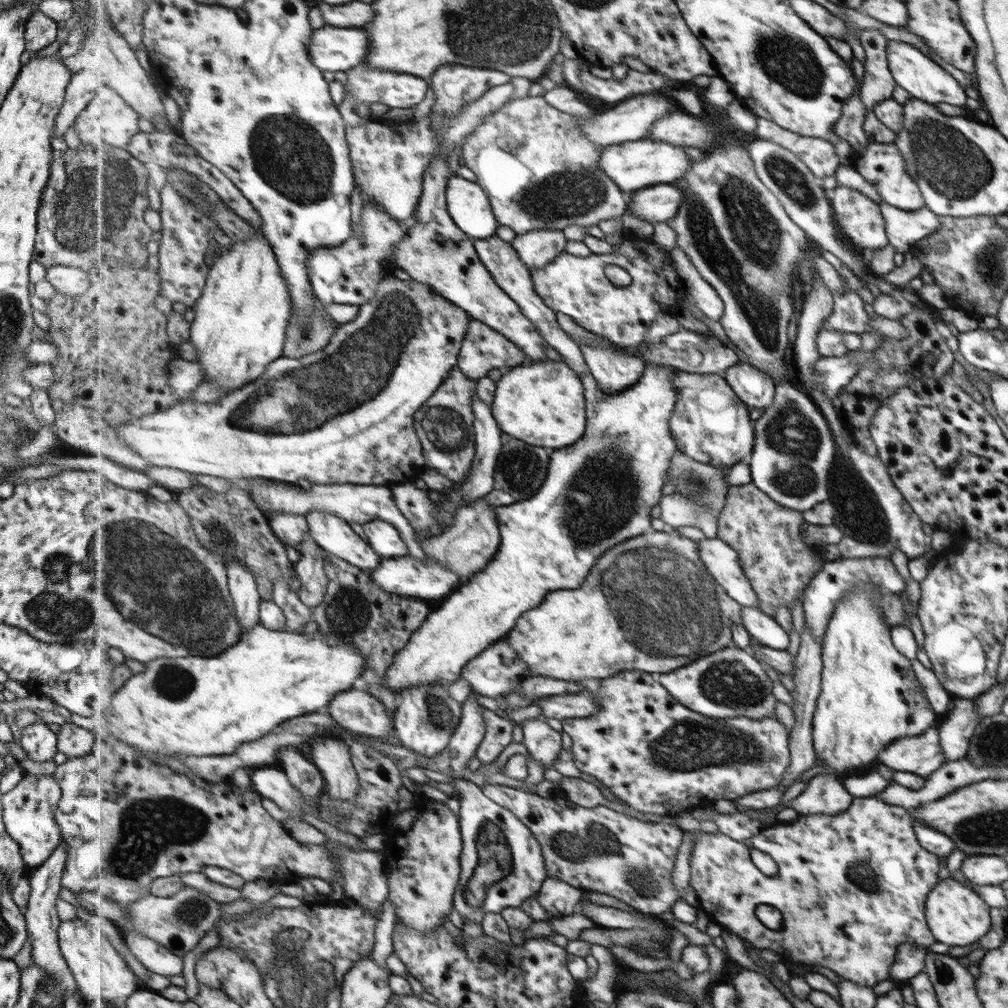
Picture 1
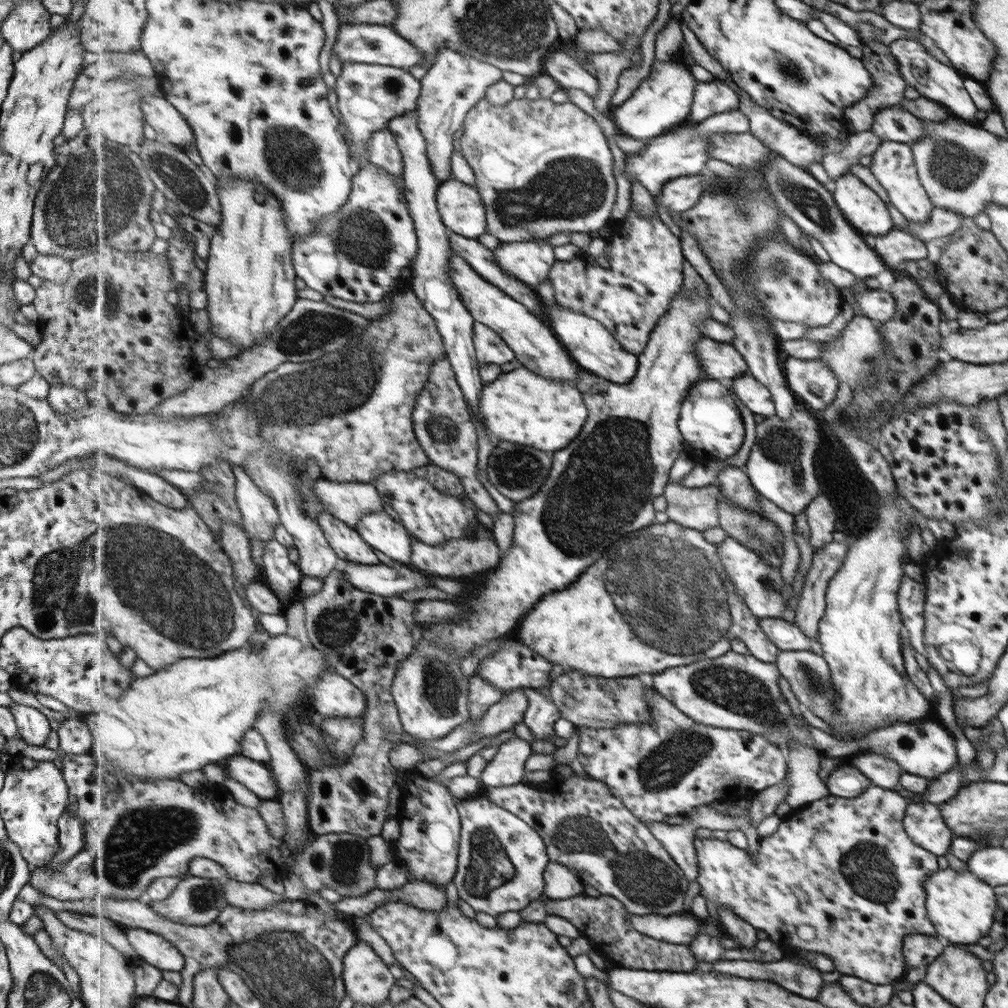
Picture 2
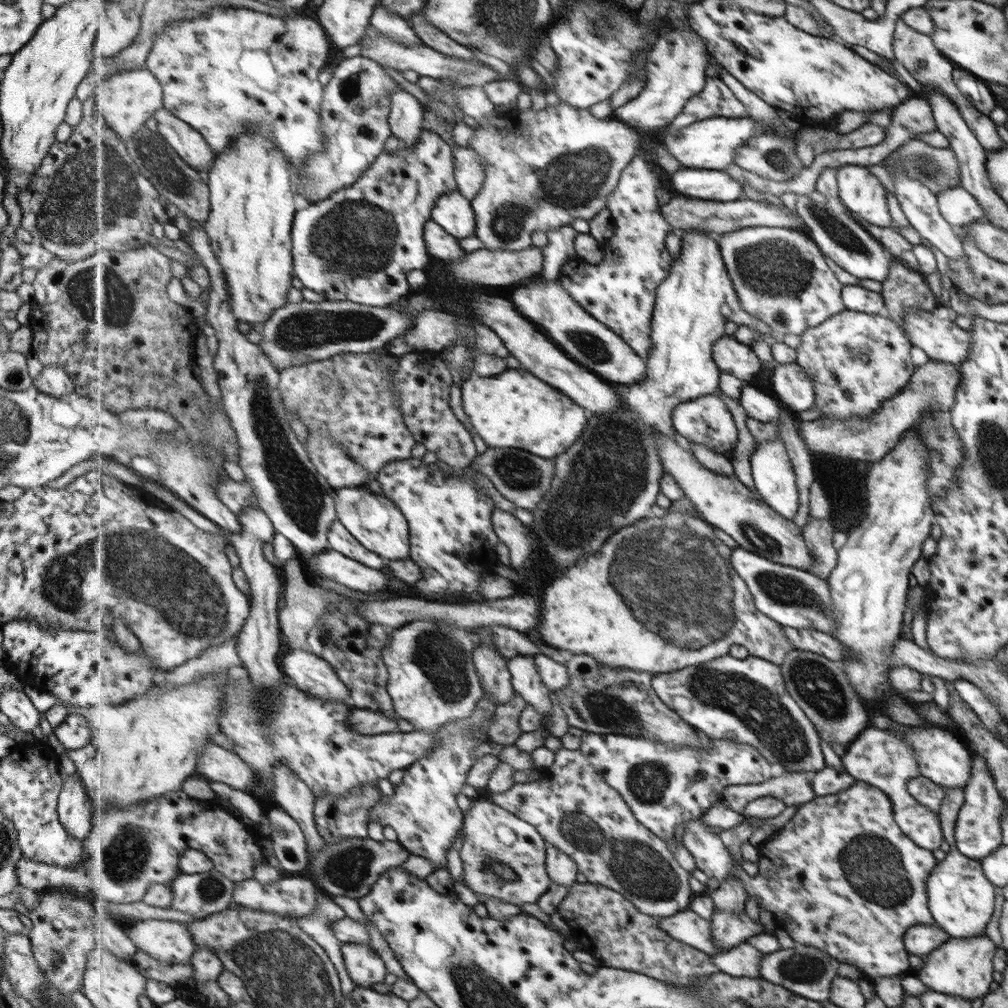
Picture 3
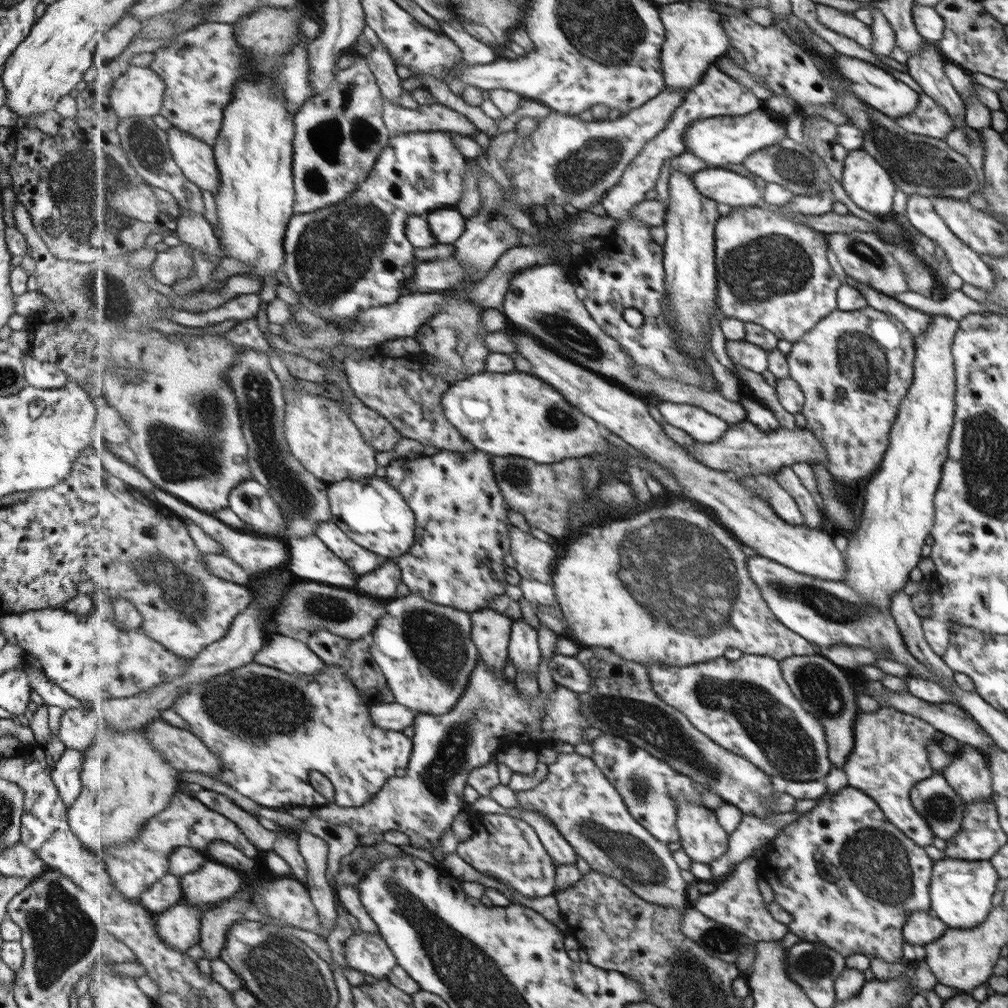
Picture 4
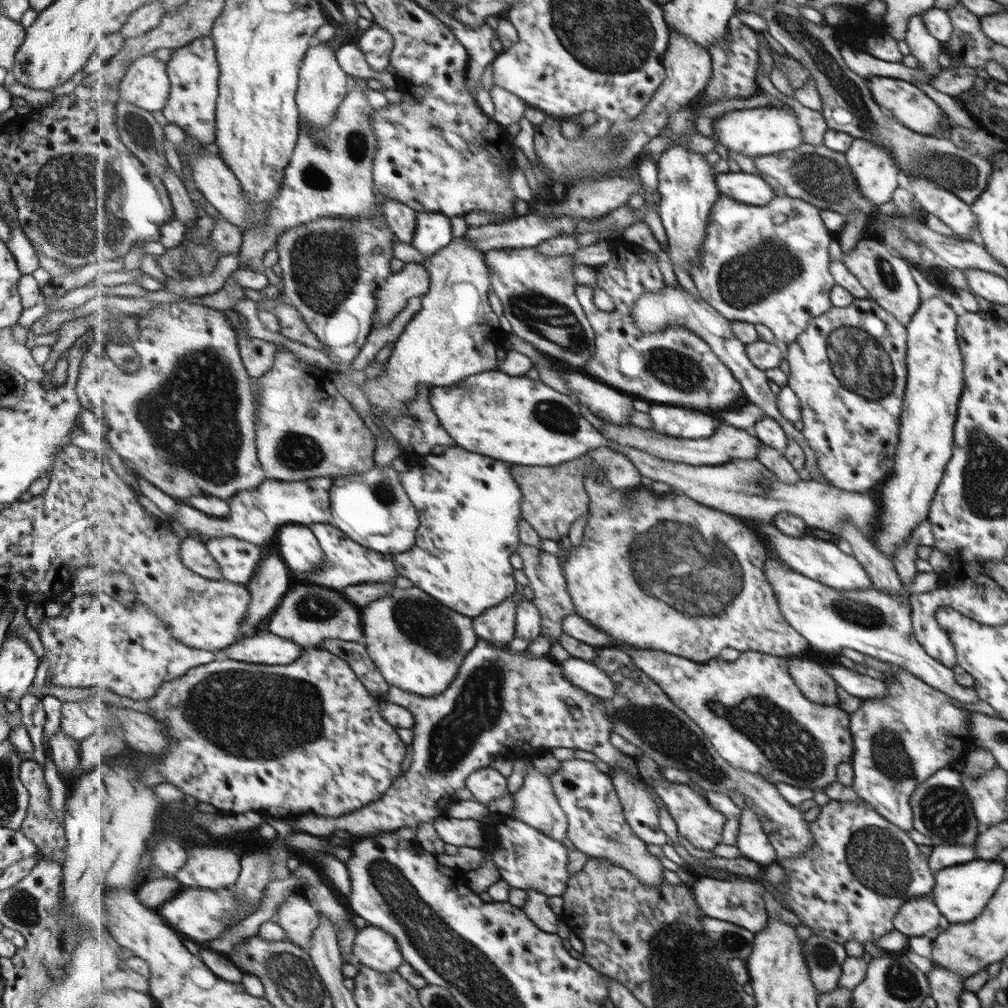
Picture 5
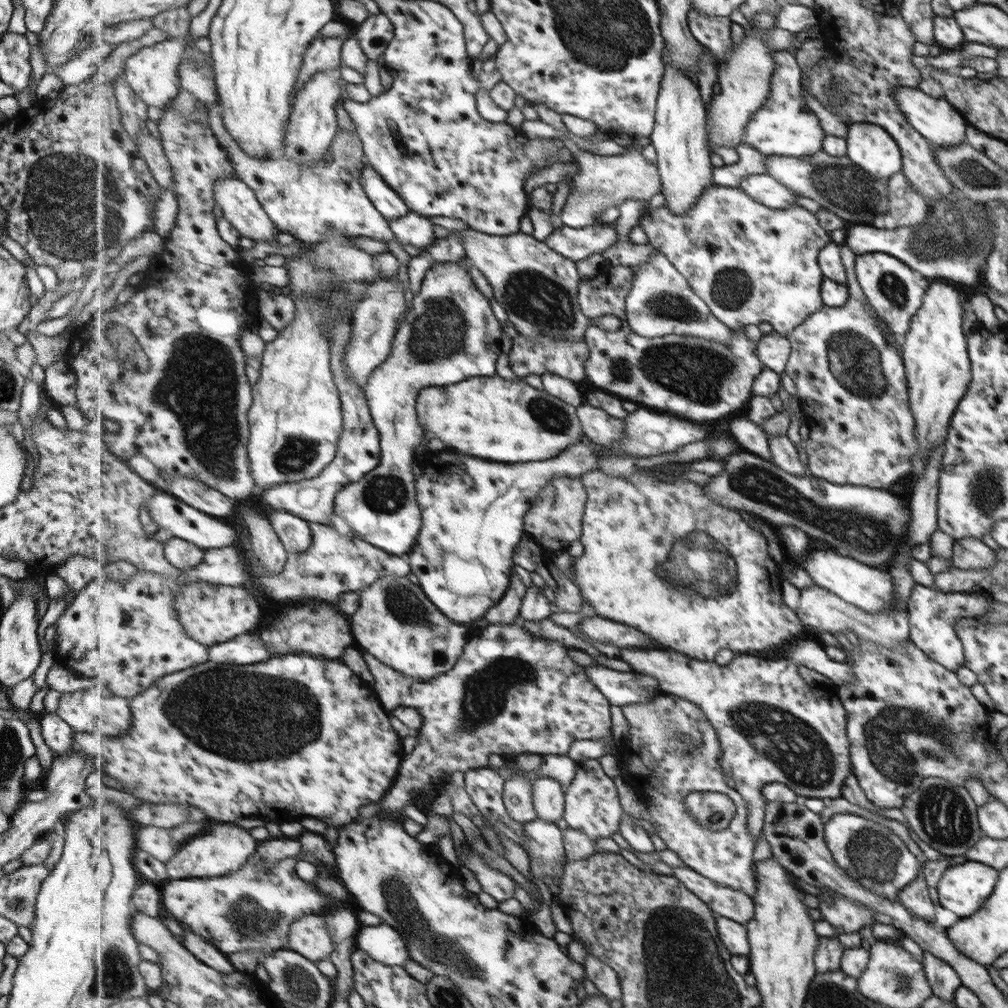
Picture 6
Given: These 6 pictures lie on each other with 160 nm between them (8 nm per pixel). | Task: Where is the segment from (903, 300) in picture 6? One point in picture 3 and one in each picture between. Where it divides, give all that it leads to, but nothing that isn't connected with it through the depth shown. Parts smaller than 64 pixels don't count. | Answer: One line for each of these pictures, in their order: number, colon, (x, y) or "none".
3: (836, 233)
4: (862, 255)
5: (886, 278)

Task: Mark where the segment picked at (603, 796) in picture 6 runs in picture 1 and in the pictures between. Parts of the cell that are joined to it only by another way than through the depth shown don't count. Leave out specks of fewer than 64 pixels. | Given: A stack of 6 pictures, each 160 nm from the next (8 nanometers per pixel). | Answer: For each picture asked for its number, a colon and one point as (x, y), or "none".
1: (599, 849)
2: (586, 827)
3: (575, 808)
4: (588, 809)
5: (597, 825)

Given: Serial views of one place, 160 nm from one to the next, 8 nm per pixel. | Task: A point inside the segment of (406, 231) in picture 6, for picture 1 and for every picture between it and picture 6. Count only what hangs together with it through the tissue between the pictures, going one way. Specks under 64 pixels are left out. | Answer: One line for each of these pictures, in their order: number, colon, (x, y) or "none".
1: (470, 206)
2: (462, 208)
3: (454, 211)
4: (448, 224)
5: (435, 231)

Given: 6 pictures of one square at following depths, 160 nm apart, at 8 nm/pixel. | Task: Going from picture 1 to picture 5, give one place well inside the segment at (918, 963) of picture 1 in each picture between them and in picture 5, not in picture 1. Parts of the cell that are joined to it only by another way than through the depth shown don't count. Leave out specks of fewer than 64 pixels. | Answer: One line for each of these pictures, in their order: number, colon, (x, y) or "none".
2: (917, 949)
3: (920, 939)
4: (921, 927)
5: (918, 916)

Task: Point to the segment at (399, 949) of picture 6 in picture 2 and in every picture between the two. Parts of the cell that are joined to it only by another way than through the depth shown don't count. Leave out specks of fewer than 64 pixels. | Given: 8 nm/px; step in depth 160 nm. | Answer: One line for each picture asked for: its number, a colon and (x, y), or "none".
2: (369, 981)
3: (365, 966)
4: (369, 954)
5: (376, 948)

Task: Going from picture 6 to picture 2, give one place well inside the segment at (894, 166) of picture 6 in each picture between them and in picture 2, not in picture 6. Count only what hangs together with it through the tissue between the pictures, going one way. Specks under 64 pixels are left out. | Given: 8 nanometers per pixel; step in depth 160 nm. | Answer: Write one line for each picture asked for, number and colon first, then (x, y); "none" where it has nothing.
2: (865, 212)
3: (859, 190)
4: (868, 186)
5: (875, 172)

